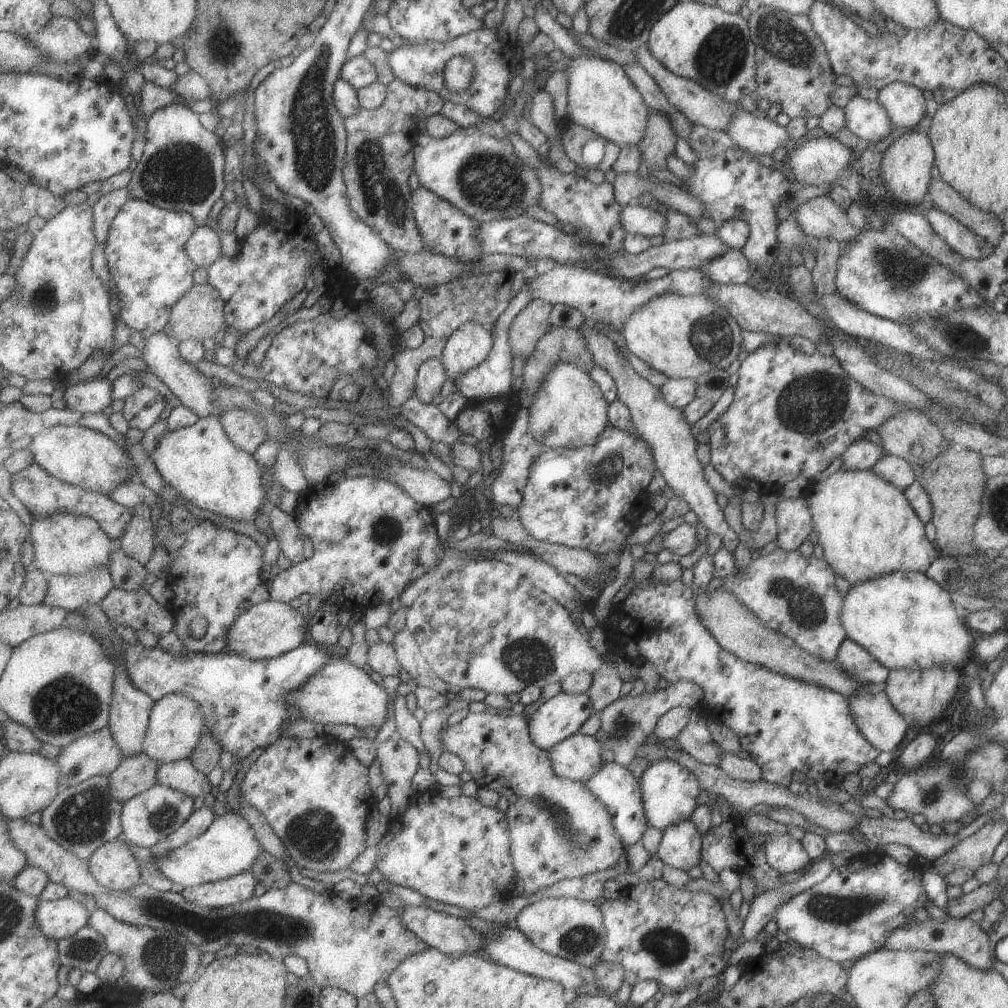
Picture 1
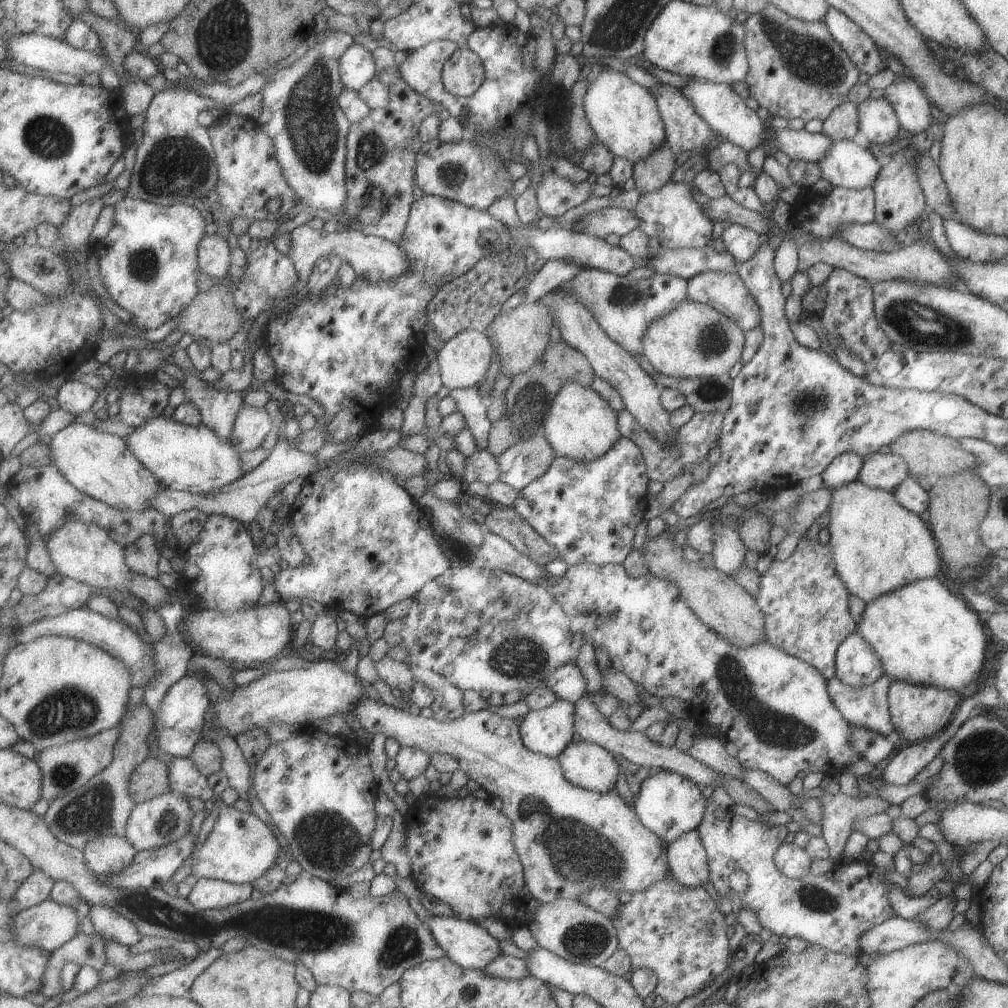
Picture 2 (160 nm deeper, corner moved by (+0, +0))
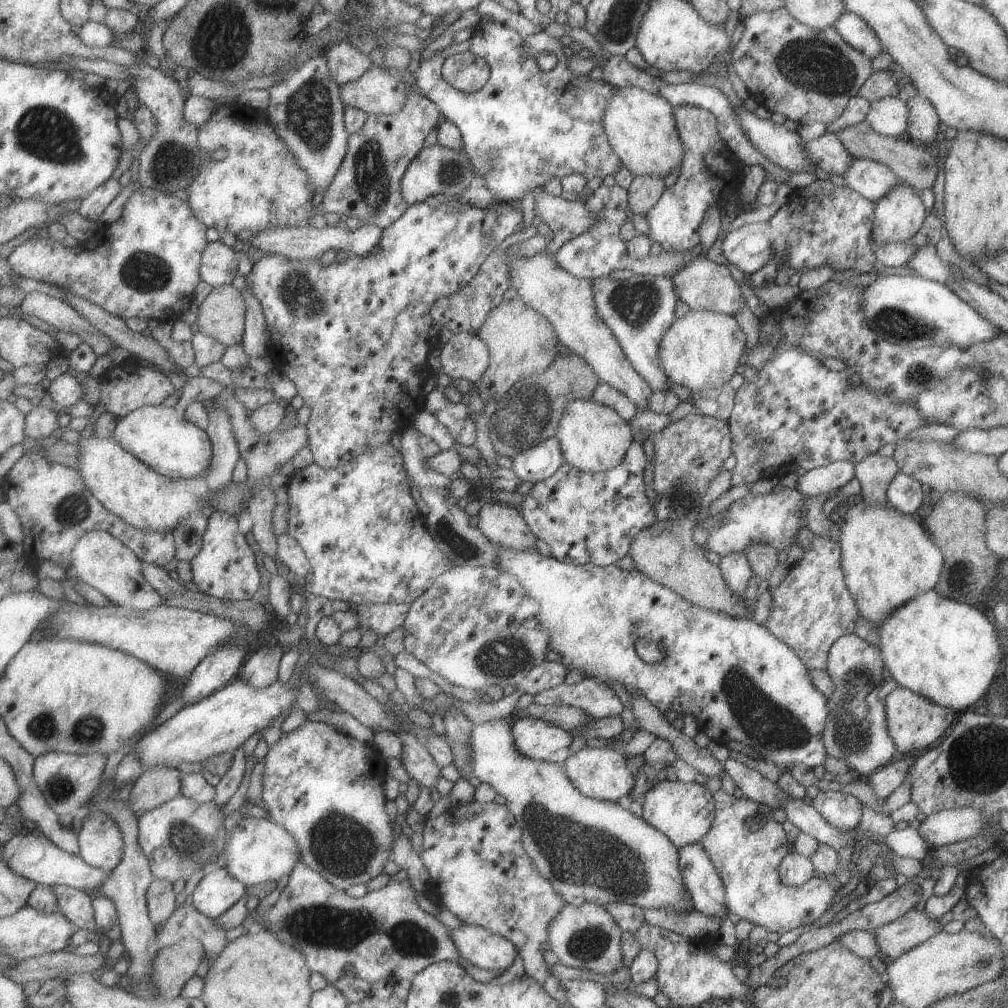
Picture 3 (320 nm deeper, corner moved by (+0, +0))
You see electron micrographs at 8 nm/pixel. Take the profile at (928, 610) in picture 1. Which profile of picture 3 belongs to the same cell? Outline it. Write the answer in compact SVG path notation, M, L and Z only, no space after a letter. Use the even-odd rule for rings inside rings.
M932 589L897 607L877 630L877 648L885 668L898 686L956 714L982 702L982 696L988 691L989 685L996 678L995 673L1003 664L1002 646L987 610L965 604L957 598L938 596Z

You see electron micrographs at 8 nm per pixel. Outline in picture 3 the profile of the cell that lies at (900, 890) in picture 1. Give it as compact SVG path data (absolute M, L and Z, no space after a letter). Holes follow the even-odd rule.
M720 788L713 793L712 797L714 819L710 829L700 838L699 844L705 849L708 859L713 863L722 880L728 912L780 935L792 928L802 927L804 924L811 925L816 918L820 918L823 912L828 910L831 897L837 890L833 890L824 878L818 877L811 877L800 887L790 887L780 881L778 866L790 845L781 823L777 823L771 817L772 810L767 805L752 801L742 794L735 796L734 792L728 794ZM755 813L763 816L762 825L756 831L750 831L746 828L744 820L747 815Z

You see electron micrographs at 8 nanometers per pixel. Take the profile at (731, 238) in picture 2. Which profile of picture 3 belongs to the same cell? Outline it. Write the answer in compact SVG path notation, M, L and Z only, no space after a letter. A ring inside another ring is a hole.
M815 179L814 182L807 185L807 188L802 188L801 190L792 189L793 194L790 194L789 190L789 204L784 203L779 207L779 209L771 216L767 221L762 221L758 223L745 223L739 228L731 230L724 238L722 238L721 243L721 254L725 257L725 260L731 265L735 265L738 270L742 271L746 276L750 275L752 272L759 270L762 266L765 266L769 261L776 261L780 265L786 265L787 267L795 268L797 272L805 273L808 270L813 270L814 268L819 268L819 266L827 266L833 268L835 271L843 270L853 270L858 276L860 273L867 272L869 273L871 269L878 267L877 258L873 254L871 245L870 245L870 230L871 223L874 217L874 202L863 198L857 191L850 189L847 186L837 186L832 184L830 181L822 181Z

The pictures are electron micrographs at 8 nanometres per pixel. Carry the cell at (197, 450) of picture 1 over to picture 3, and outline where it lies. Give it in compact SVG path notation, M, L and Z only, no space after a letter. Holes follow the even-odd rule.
M183 401L176 405L141 406L117 421L113 438L132 455L170 479L200 477L212 468L214 446L208 431L191 422L185 415Z

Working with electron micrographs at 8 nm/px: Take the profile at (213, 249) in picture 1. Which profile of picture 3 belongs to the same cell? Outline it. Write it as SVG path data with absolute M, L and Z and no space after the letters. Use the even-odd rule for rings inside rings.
M217 240L208 244L202 256L202 280L213 287L233 285L239 270L239 260L232 247Z

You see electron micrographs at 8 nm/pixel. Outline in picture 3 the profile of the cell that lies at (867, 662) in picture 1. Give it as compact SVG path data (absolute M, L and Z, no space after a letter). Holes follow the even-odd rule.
M855 634L836 638L826 656L824 669L834 682L834 691L826 697L828 713L820 739L827 756L841 758L854 779L865 780L894 758L884 701L878 697L883 667L880 650Z

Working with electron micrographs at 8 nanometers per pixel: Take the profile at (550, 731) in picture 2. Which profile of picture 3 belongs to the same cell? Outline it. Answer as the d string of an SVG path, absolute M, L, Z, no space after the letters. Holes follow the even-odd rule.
M536 718L519 719L513 726L517 750L530 759L565 764L573 754L574 736L564 728Z

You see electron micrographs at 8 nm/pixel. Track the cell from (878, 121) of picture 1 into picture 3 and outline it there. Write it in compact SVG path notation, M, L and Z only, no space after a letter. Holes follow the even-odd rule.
M883 97L870 103L864 121L880 135L897 137L907 128L908 106L896 97Z

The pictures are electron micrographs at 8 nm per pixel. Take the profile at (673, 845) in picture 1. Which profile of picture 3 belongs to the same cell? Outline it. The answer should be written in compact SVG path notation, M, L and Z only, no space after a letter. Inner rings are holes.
M699 842L678 849L678 863L693 910L706 917L725 916L728 908L722 880Z

